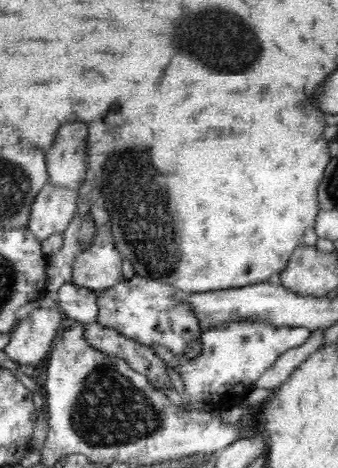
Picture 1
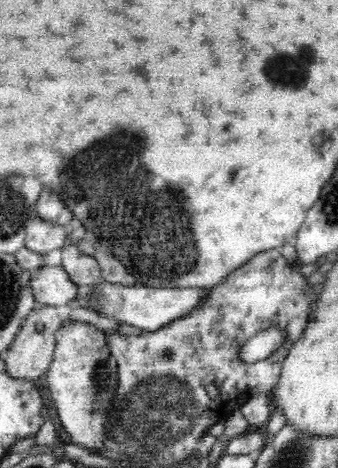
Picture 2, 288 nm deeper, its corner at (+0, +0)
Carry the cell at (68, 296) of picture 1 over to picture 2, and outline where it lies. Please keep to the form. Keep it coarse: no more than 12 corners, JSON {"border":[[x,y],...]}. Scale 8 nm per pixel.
{"border":[[64,266],[32,274],[40,306],[58,308],[78,296]]}

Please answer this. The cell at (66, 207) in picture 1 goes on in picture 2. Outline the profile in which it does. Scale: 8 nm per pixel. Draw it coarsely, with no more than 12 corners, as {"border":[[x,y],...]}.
{"border":[[40,216],[26,224],[26,248],[40,256],[62,250],[62,224]]}

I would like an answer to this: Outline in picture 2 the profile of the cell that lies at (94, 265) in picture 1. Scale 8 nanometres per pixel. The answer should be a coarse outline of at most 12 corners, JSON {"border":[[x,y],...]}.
{"border":[[62,248],[62,266],[76,284],[100,284],[100,262]]}

